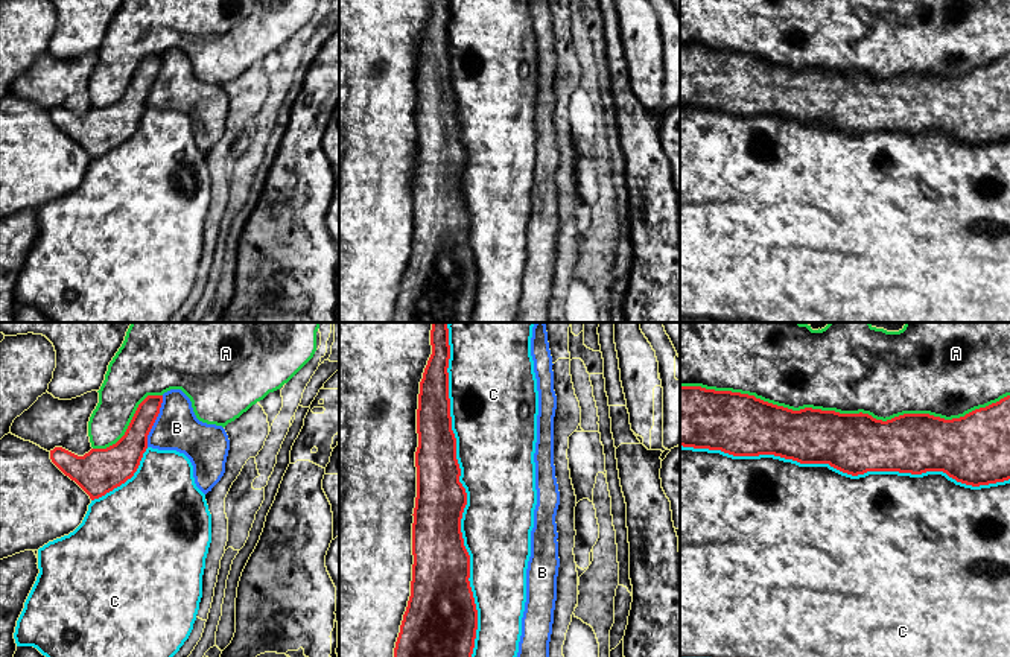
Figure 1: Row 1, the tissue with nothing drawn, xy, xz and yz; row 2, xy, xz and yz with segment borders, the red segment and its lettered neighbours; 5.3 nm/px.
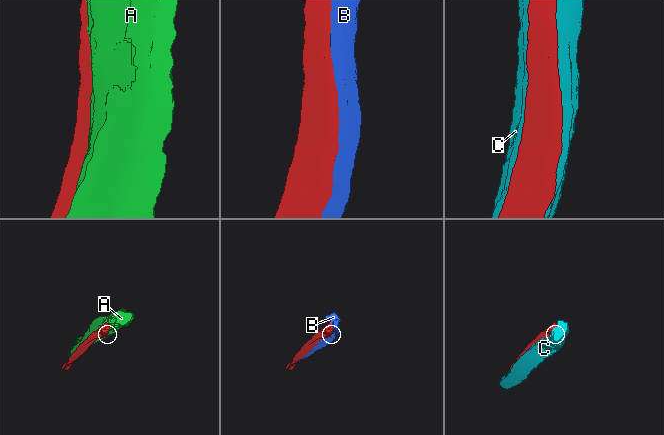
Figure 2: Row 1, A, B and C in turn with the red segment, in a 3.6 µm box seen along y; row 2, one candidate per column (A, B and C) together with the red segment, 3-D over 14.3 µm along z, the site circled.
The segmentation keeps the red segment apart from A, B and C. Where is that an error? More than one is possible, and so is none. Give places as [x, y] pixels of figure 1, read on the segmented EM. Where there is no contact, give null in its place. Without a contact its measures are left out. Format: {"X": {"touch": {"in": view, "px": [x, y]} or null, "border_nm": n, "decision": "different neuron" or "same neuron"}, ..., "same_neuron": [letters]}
{"A": {"touch": {"in": "yz", "px": [844, 414]}, "border_nm": 1750, "decision": "different neuron"}, "B": {"touch": {"in": "xy", "px": [154, 422]}, "border_nm": 280, "decision": "different neuron"}, "C": {"touch": {"in": "xz", "px": [464, 490]}, "border_nm": 1750, "decision": "different neuron"}, "same_neuron": []}

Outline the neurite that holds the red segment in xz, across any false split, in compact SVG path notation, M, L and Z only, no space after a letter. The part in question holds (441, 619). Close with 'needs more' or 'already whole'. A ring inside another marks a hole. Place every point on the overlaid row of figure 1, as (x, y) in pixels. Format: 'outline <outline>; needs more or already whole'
outline M432 322L432 354L420 382L415 452L417 497L412 523L411 596L400 625L394 657L472 657L478 610L470 587L470 555L464 546L461 519L467 493L459 482L456 438L449 398L449 322Z; already whole

